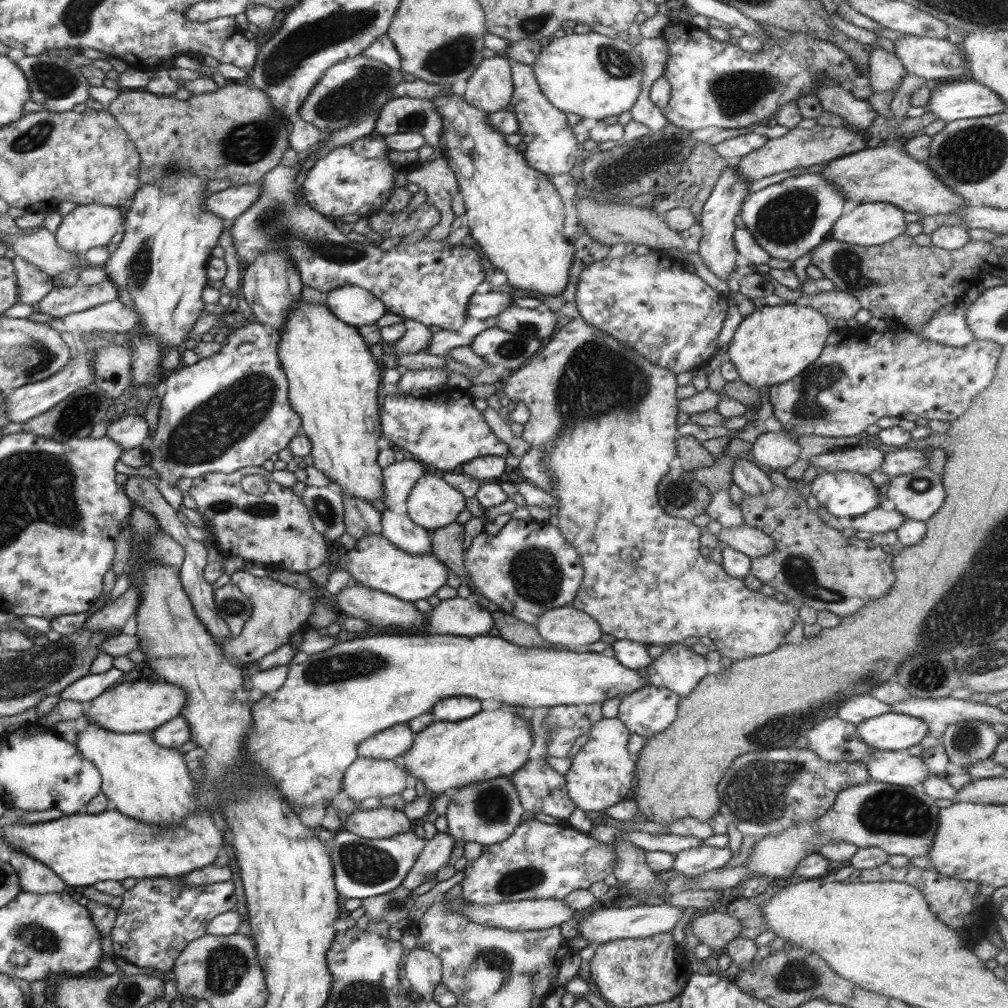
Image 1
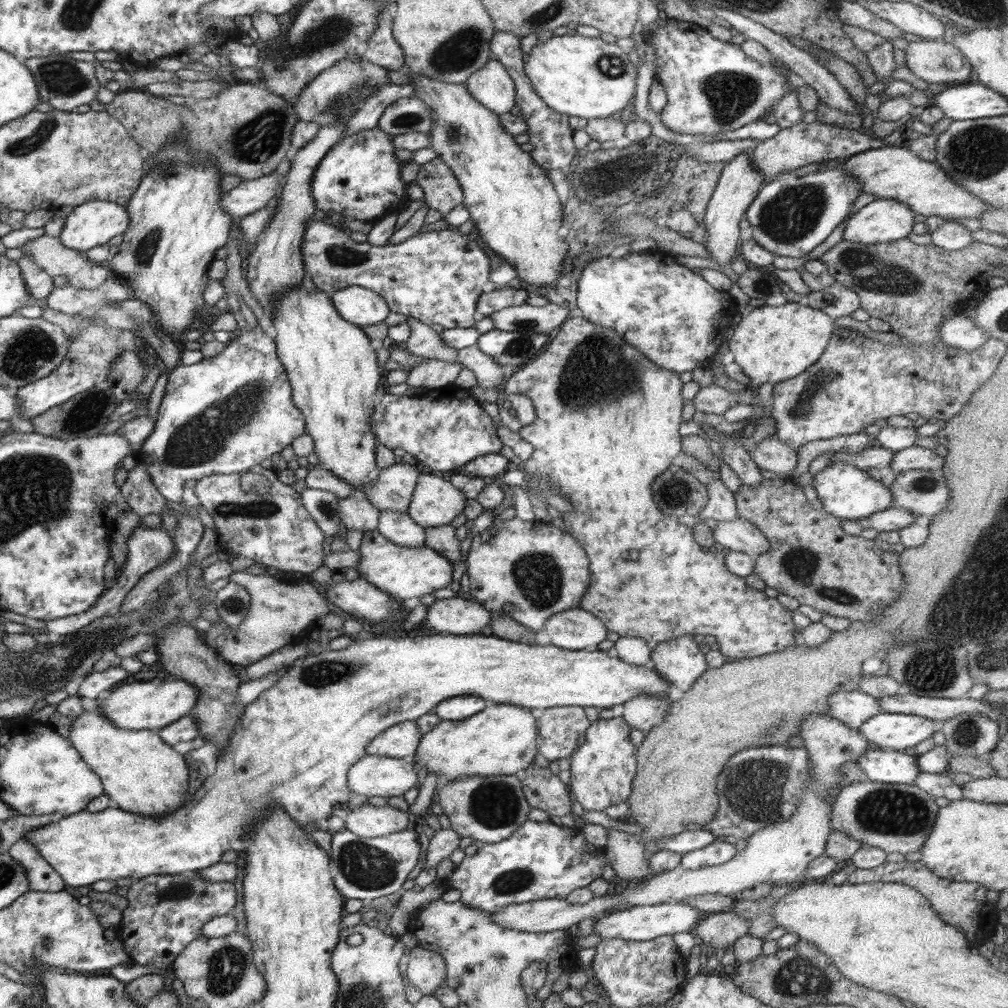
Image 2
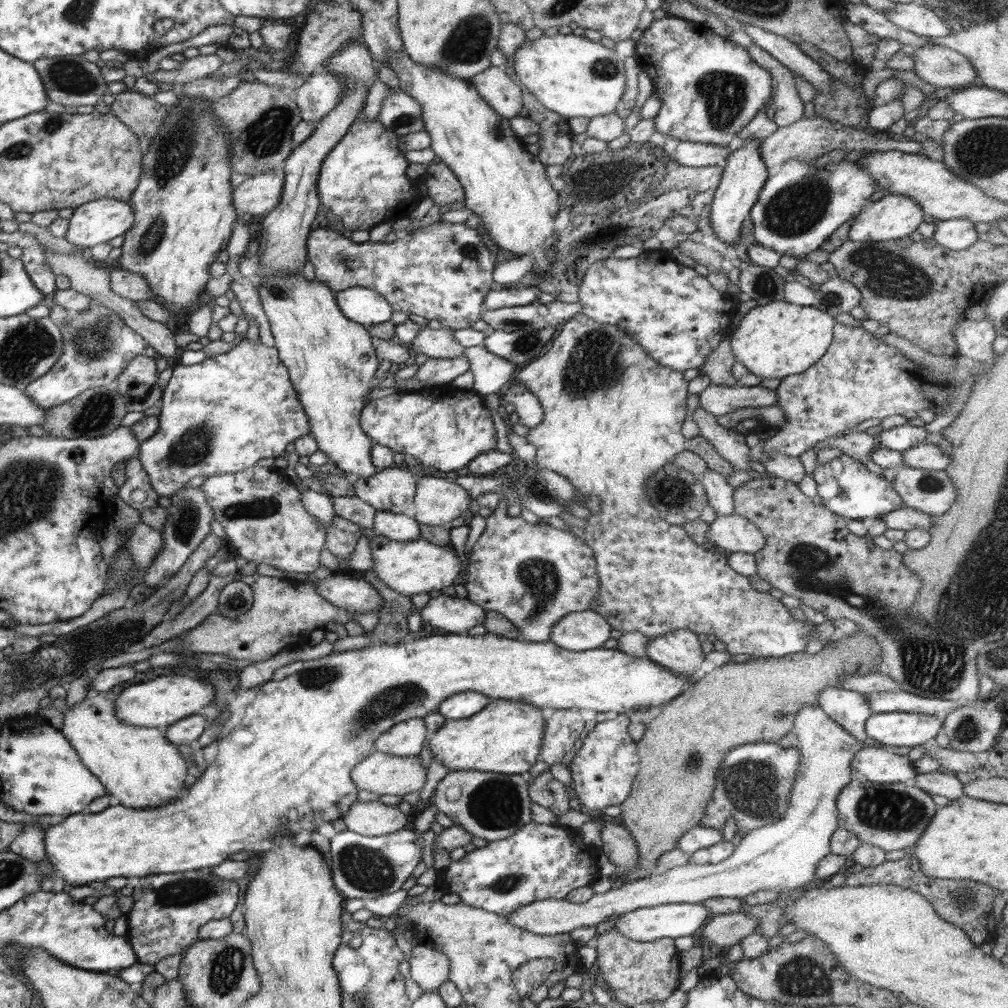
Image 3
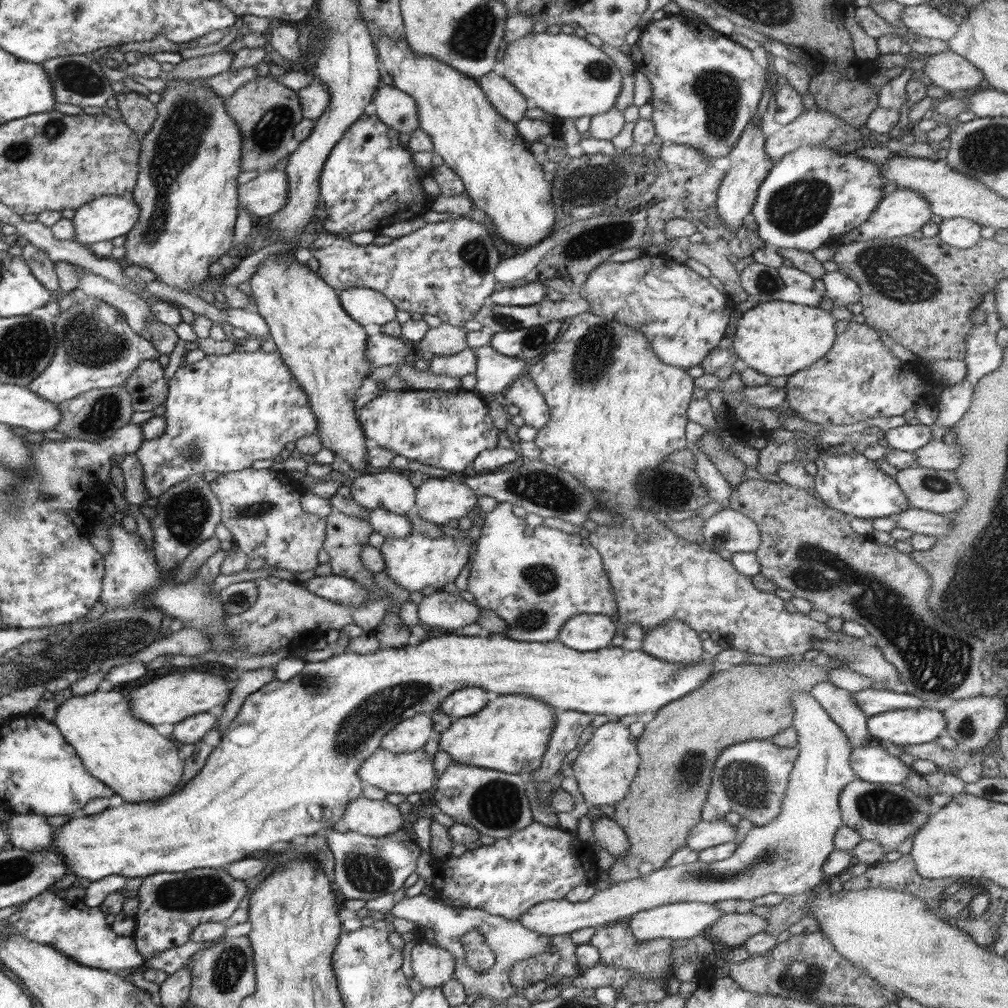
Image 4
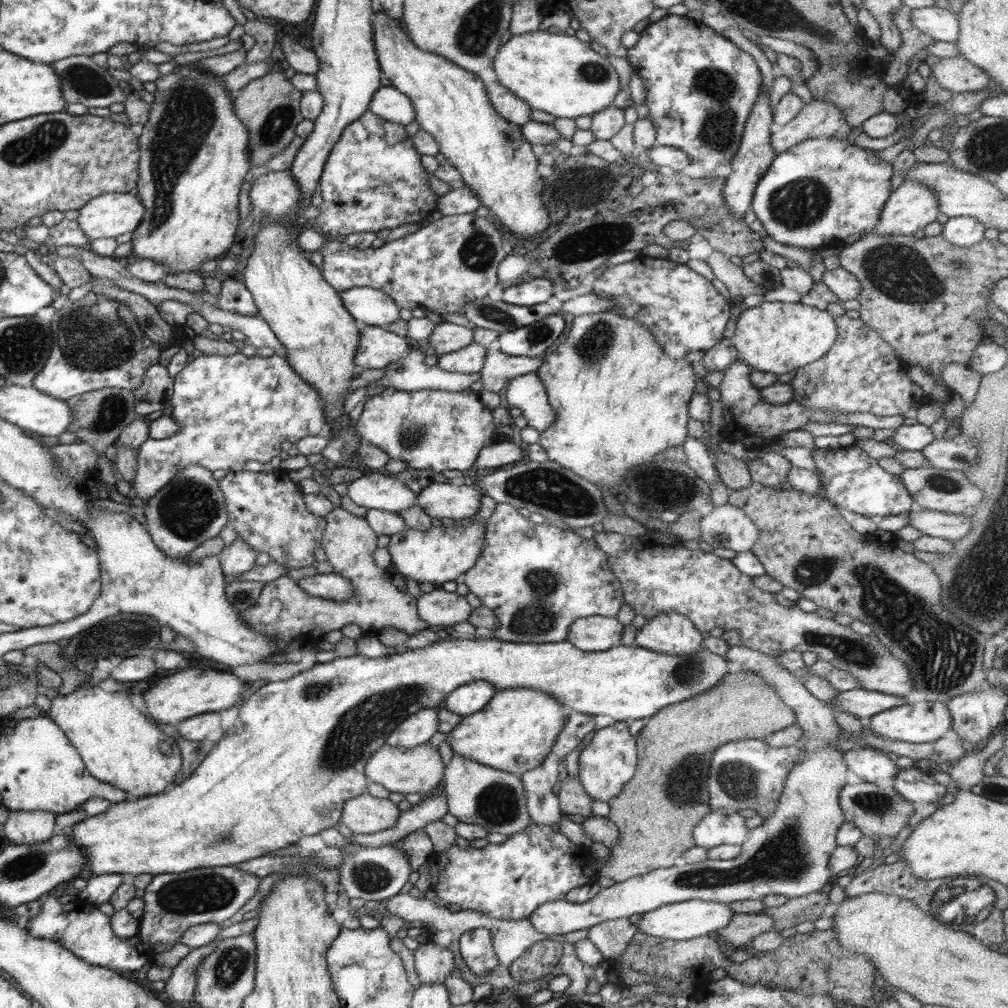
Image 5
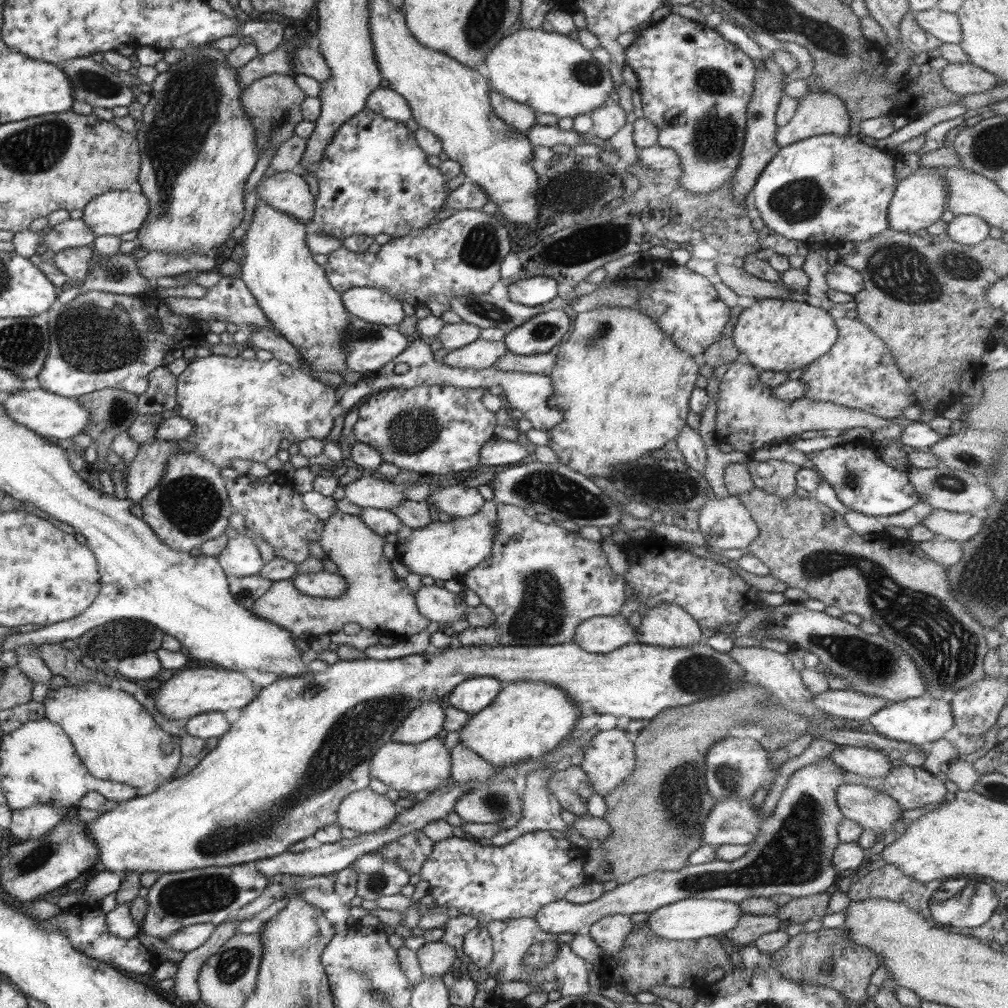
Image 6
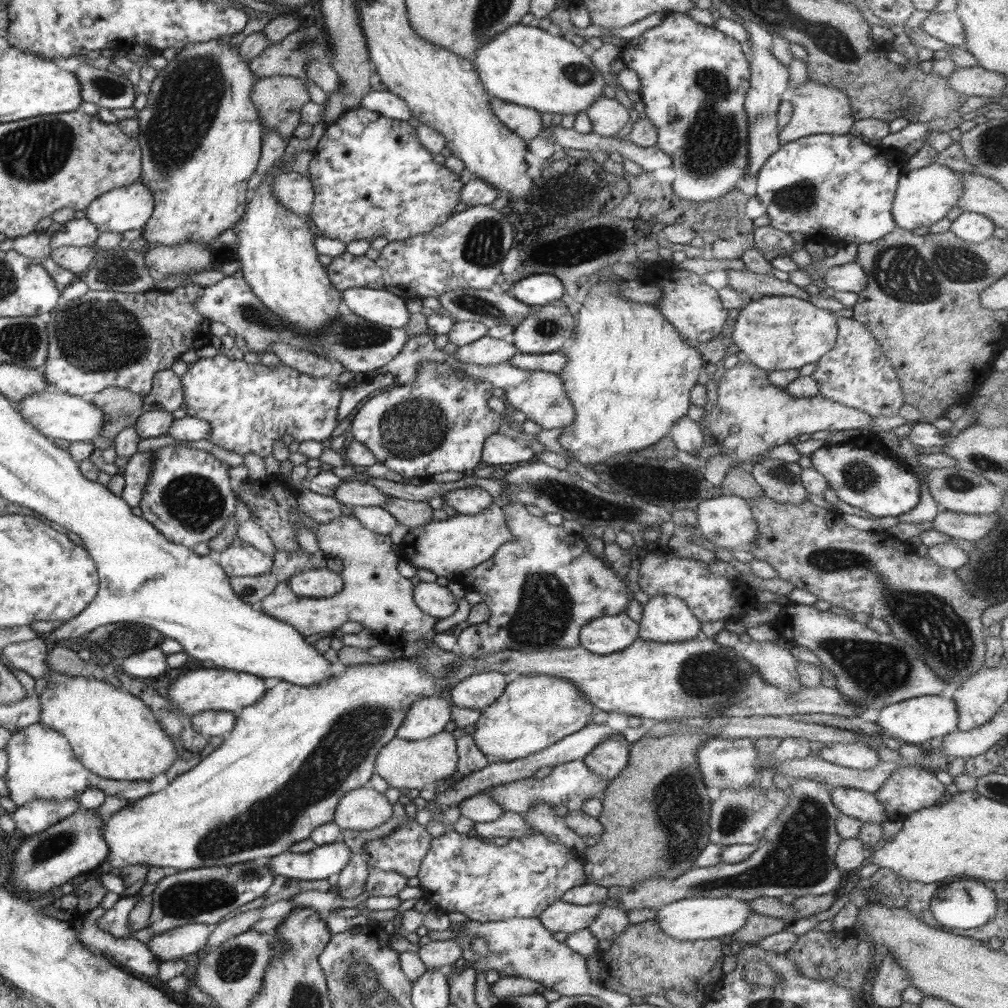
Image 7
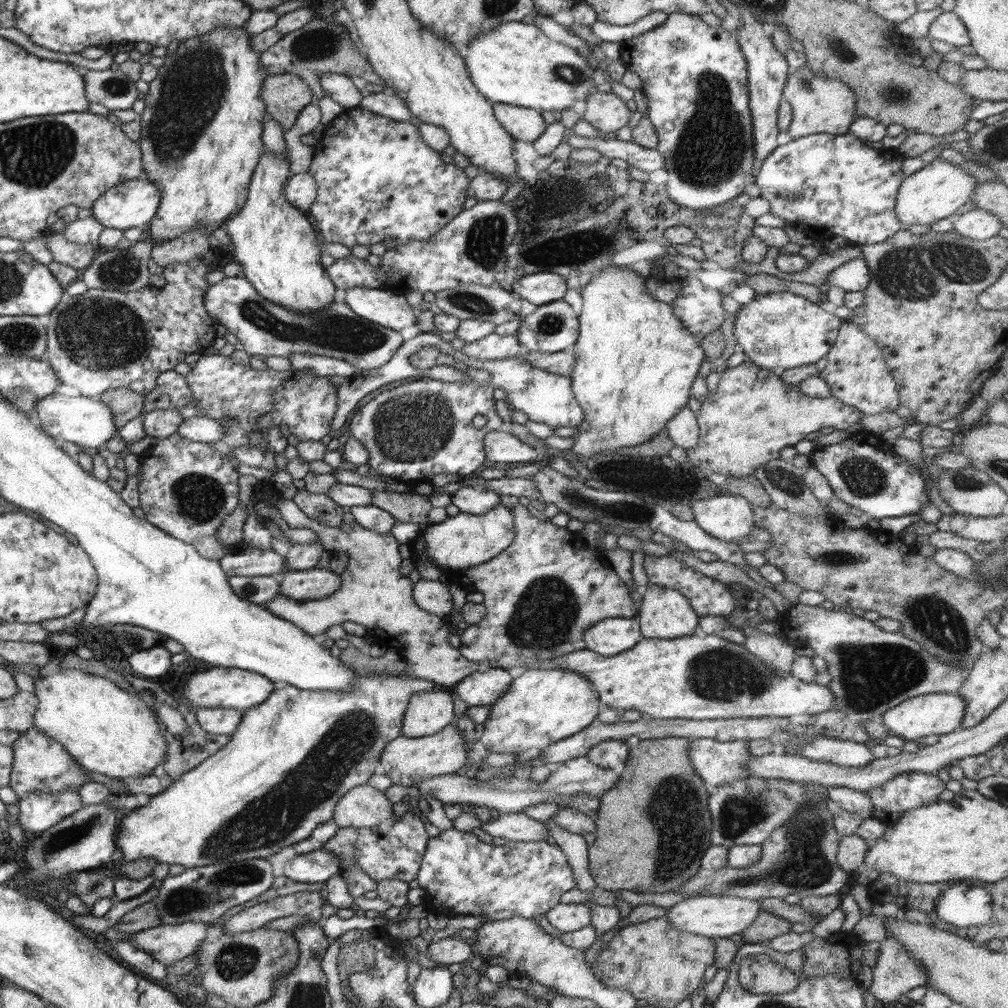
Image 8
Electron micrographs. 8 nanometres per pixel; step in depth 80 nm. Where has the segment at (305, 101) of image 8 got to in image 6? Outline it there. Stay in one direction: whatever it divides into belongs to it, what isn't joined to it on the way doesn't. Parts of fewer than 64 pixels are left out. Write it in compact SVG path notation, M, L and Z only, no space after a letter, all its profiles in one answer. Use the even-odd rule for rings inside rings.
M271 74L255 80L243 90L241 105L255 127L256 147L260 148L260 155L267 148L277 149L295 135L295 126L303 119L301 102L306 97L291 74Z

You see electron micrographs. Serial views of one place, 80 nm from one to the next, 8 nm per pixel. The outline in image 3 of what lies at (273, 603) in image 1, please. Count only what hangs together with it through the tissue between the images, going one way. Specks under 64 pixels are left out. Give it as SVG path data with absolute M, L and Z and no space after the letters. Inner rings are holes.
M258 572L247 576L239 574L235 576L236 581L246 582L252 587L254 604L247 613L238 618L226 618L220 614L207 616L196 628L182 633L182 635L157 645L158 649L150 646L150 649L133 650L130 653L122 653L118 656L108 656L102 660L102 670L124 667L130 664L147 661L154 651L166 653L192 652L192 654L222 654L222 656L234 660L248 660L252 663L266 661L276 656L280 649L290 646L294 636L310 634L314 630L325 630L332 624L345 625L346 622L356 622L368 632L372 631L379 622L377 612L348 612L338 606L330 604L326 598L317 593L316 586L311 580L302 584L291 584L282 581L278 577L263 576Z

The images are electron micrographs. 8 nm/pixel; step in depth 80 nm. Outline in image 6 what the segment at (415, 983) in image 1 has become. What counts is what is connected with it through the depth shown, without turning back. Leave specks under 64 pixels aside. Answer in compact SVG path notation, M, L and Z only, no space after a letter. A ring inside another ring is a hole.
M444 941L427 942L415 951L423 976L440 976L453 970L457 950Z

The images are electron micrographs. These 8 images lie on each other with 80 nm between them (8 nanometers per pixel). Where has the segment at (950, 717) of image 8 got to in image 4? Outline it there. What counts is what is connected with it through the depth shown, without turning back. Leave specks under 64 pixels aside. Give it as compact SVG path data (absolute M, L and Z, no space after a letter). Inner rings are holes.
M934 708L894 710L867 718L870 737L879 738L883 744L922 744L936 741L946 733L947 720L943 712Z

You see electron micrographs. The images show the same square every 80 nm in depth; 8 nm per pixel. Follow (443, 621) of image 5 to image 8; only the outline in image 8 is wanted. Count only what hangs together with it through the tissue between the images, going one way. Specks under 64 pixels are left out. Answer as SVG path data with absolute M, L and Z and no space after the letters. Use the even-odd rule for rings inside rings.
M421 578L413 586L413 599L426 612L440 617L448 617L452 610L452 595L448 591L449 581Z

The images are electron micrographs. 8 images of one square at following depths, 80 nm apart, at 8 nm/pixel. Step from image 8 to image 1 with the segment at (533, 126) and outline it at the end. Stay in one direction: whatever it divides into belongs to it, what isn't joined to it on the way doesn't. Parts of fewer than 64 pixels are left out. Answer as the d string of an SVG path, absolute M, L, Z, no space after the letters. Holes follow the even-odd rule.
M495 55L485 58L467 78L463 97L468 104L493 113L510 108L512 93L510 61Z

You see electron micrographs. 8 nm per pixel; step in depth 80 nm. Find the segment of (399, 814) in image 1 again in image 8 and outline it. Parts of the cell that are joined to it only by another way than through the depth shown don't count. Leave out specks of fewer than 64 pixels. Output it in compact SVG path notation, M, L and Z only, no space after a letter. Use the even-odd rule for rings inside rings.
M368 784L355 786L337 802L333 821L339 828L383 827L393 818L392 805L384 791Z

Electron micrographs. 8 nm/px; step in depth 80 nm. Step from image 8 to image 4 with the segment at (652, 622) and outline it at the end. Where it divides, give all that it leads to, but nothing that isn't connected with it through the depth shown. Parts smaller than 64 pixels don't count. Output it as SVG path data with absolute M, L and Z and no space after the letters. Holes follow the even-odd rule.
M668 621L644 634L640 651L674 665L700 663L706 656L700 634L680 621Z

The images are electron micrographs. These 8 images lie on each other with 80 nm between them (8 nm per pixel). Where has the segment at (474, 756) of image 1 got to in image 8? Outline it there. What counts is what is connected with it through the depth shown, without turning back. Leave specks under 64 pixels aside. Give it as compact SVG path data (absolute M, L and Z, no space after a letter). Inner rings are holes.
M528 669L525 674L512 679L508 692L490 707L488 718L483 722L484 731L479 741L491 753L521 754L528 749L545 749L549 744L568 738L592 724L599 715L600 697L592 682L584 675L558 669Z

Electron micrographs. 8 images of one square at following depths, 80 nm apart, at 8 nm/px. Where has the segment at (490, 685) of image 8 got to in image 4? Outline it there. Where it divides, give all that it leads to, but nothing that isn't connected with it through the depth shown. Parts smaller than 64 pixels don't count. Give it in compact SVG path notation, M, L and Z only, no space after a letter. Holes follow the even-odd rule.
M467 687L463 690L458 690L450 694L439 707L439 711L452 717L457 718L467 717L486 707L491 695L486 693L484 689L478 687Z

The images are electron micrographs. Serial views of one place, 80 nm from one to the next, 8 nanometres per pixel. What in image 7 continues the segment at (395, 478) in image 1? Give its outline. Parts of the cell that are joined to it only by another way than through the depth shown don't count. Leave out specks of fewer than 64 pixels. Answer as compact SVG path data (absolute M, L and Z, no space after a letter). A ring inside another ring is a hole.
M343 481L335 490L334 497L342 505L353 506L380 506L391 497L377 489L370 481Z

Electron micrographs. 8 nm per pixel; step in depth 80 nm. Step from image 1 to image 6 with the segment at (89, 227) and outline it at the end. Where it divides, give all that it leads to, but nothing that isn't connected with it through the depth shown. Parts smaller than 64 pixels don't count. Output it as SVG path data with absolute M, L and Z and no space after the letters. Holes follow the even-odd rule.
M109 191L82 210L82 221L98 236L120 236L139 230L147 221L151 208L141 193Z

